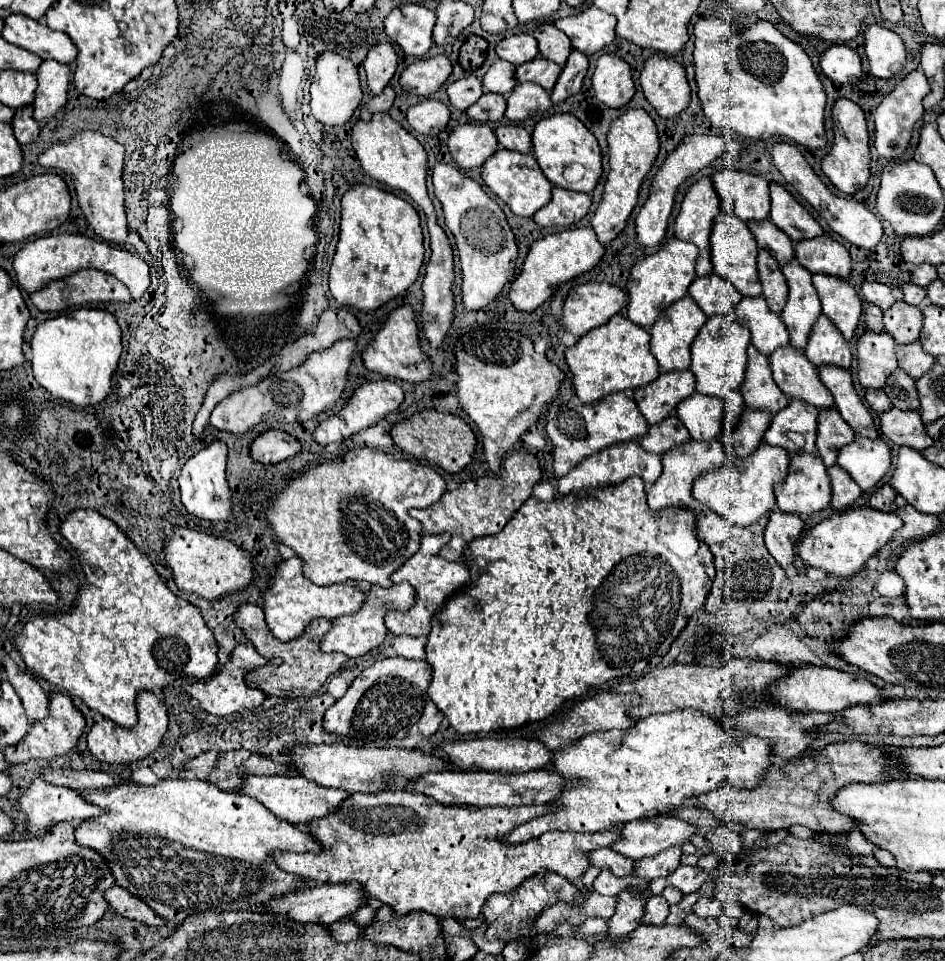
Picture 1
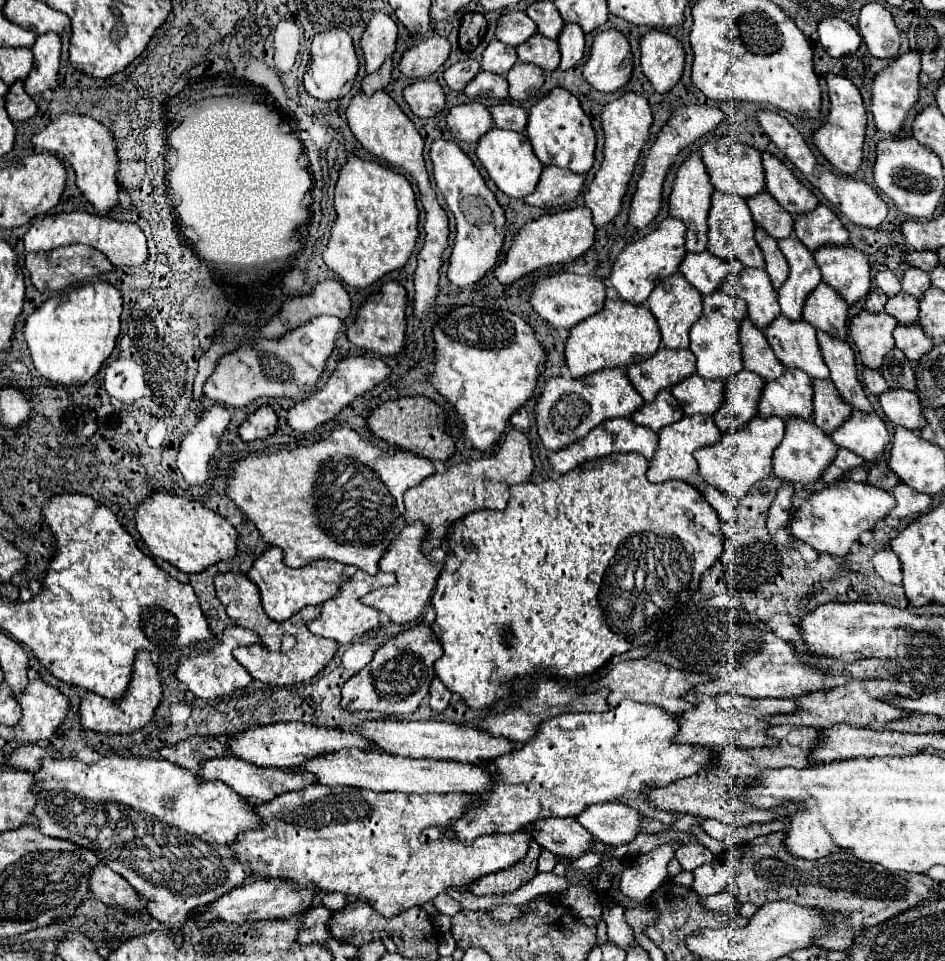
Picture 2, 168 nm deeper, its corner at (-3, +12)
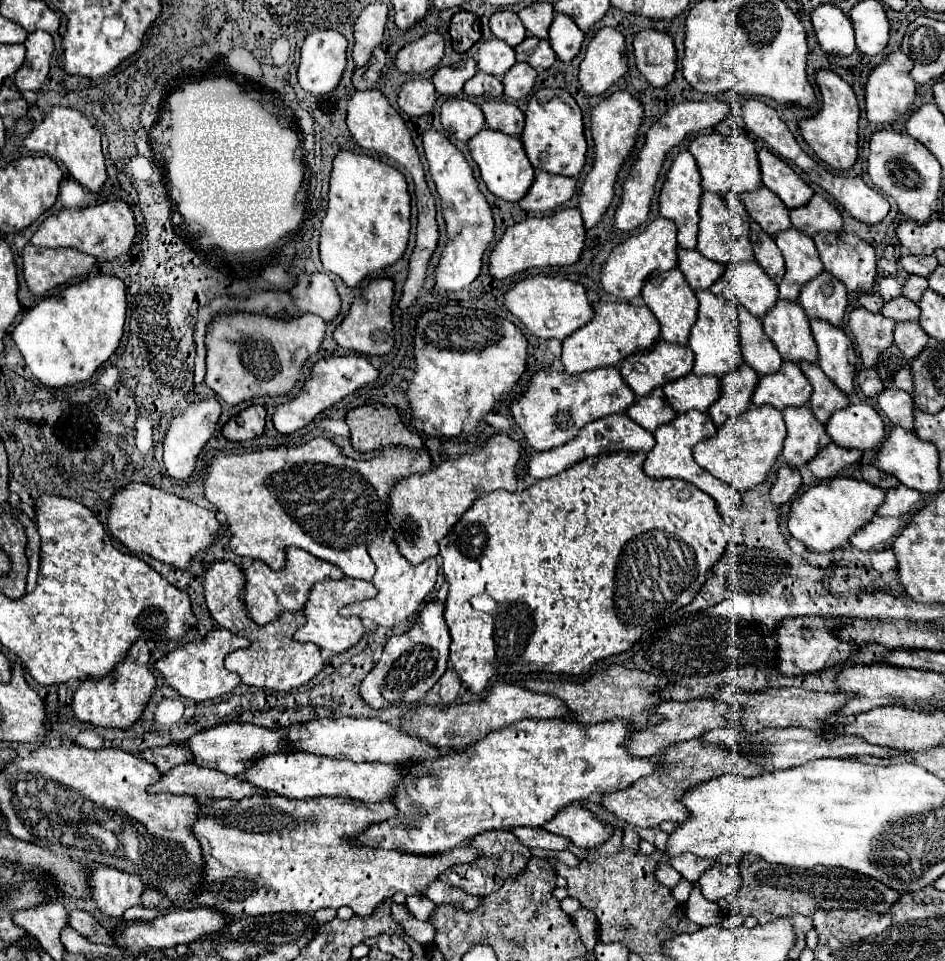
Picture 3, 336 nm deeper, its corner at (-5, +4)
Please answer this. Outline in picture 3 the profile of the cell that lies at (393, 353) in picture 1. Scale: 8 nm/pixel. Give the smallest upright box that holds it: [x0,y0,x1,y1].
[335,278,393,356]

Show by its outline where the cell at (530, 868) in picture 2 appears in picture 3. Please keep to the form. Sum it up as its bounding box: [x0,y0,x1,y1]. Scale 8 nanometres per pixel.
[439,830,531,896]

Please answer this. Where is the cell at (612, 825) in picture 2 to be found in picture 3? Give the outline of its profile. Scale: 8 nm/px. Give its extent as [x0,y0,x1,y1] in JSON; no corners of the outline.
[545,806,613,848]

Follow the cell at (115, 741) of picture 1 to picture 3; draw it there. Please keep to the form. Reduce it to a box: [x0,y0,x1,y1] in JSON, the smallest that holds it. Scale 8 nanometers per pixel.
[73,640,155,728]

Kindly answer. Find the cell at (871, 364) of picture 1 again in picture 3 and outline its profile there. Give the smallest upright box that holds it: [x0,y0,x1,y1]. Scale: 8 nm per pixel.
[849,308,895,368]

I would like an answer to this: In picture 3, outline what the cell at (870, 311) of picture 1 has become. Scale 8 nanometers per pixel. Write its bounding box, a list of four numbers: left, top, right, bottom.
[857,292,885,312]

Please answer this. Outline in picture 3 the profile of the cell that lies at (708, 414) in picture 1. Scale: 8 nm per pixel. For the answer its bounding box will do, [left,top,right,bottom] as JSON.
[663,374,721,412]

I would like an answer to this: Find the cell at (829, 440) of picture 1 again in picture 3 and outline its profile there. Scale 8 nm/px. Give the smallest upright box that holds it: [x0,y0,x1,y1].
[799,362,849,422]

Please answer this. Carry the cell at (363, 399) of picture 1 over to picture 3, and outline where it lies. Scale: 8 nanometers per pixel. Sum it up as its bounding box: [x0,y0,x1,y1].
[273,354,379,434]

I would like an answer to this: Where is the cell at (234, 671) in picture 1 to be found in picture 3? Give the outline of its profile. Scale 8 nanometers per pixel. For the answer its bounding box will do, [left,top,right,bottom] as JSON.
[155,628,249,702]

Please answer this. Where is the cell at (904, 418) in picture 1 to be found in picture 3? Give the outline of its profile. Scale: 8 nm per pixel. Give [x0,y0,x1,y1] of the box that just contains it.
[877,388,913,430]

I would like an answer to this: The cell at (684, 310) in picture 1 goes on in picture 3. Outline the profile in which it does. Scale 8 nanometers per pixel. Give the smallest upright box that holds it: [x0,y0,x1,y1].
[641,268,699,346]

